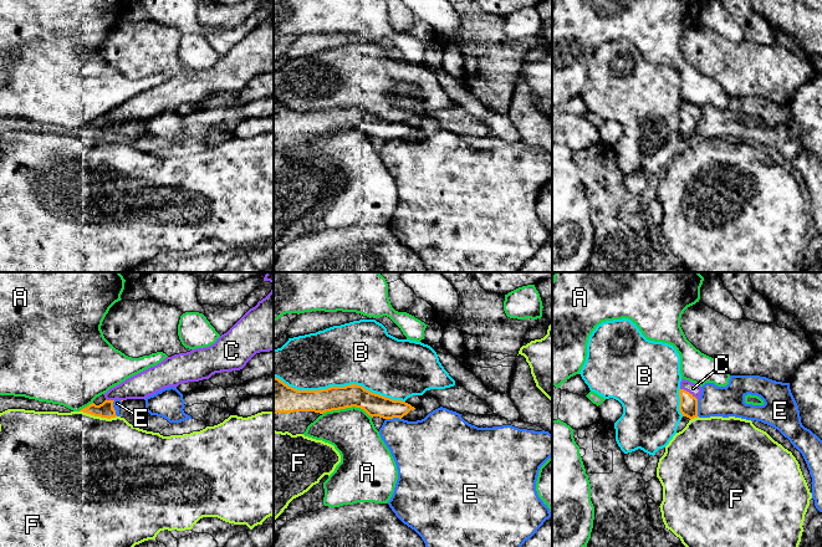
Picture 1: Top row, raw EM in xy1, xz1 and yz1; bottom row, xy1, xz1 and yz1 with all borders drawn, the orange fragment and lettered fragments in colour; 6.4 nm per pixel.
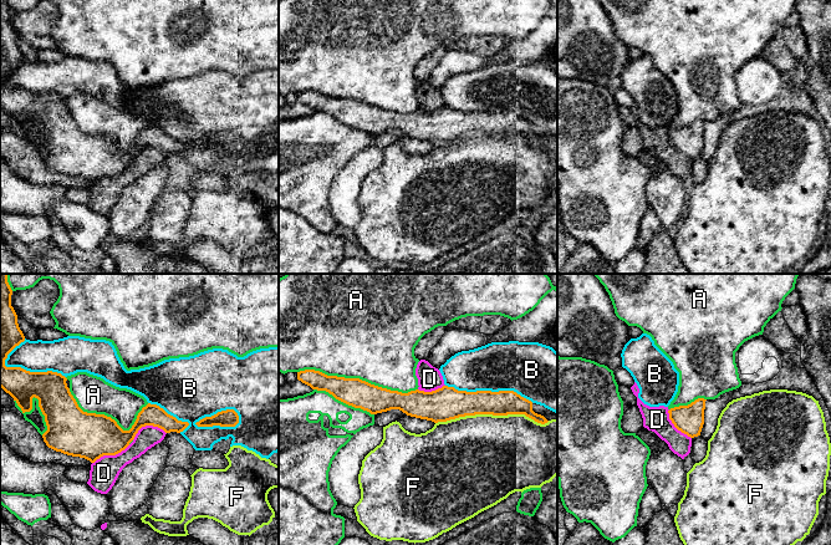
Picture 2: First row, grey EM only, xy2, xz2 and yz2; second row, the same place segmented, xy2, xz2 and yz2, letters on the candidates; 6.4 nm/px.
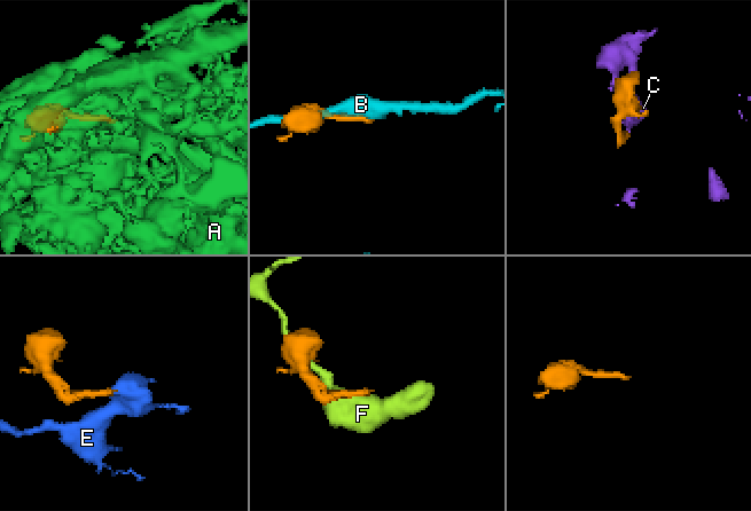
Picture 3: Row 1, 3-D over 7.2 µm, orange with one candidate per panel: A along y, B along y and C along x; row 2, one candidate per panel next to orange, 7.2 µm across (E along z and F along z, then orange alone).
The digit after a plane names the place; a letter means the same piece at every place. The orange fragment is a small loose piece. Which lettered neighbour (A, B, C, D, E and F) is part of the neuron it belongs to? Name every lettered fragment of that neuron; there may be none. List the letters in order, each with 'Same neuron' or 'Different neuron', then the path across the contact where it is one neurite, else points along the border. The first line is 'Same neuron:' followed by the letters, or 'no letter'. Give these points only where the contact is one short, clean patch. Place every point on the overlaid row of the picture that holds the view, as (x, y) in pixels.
Same neuron: C
A: Different neuron
B: Different neuron
C: Same neuron. Path across: yz1 (688, 407), (688, 392), (693, 388)
D: Different neuron
E: Different neuron. Boundary: yz1 (697, 399), (698, 415)
F: Different neuron

